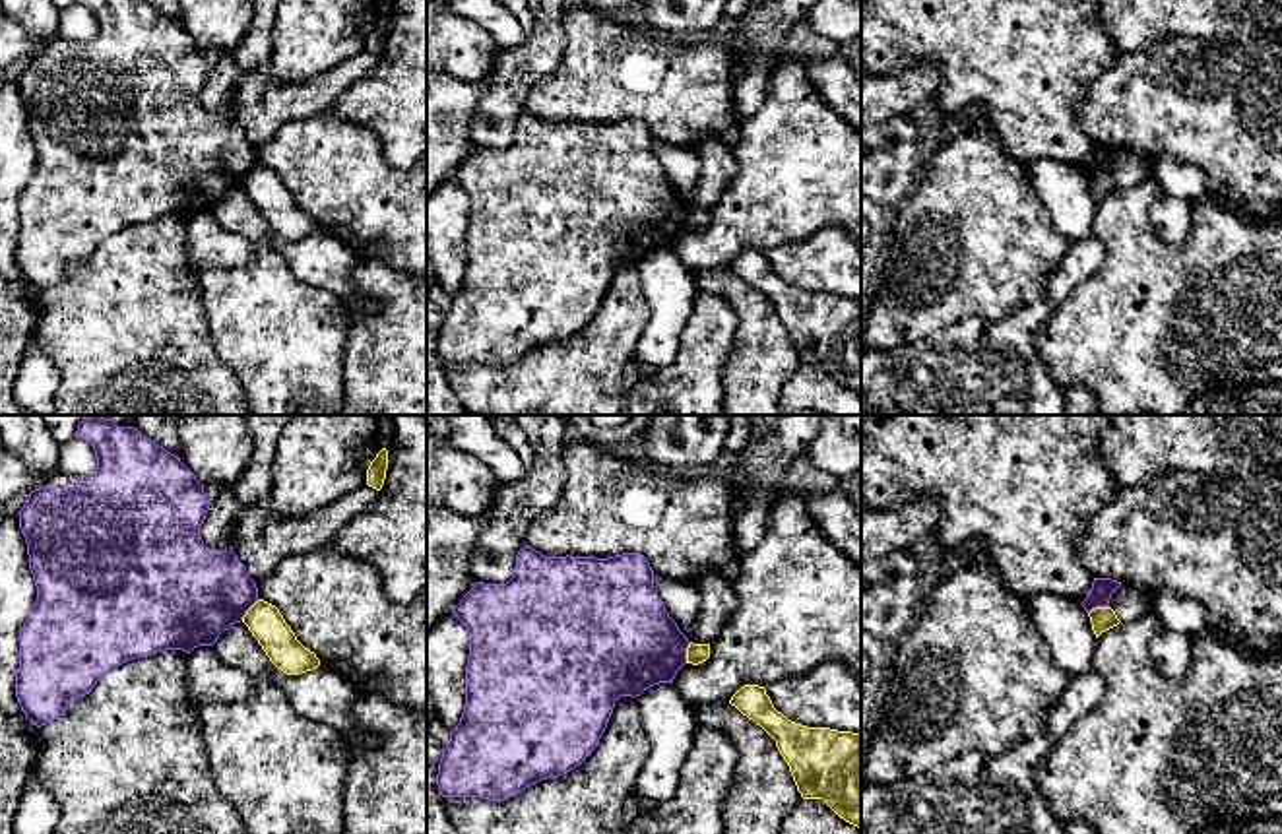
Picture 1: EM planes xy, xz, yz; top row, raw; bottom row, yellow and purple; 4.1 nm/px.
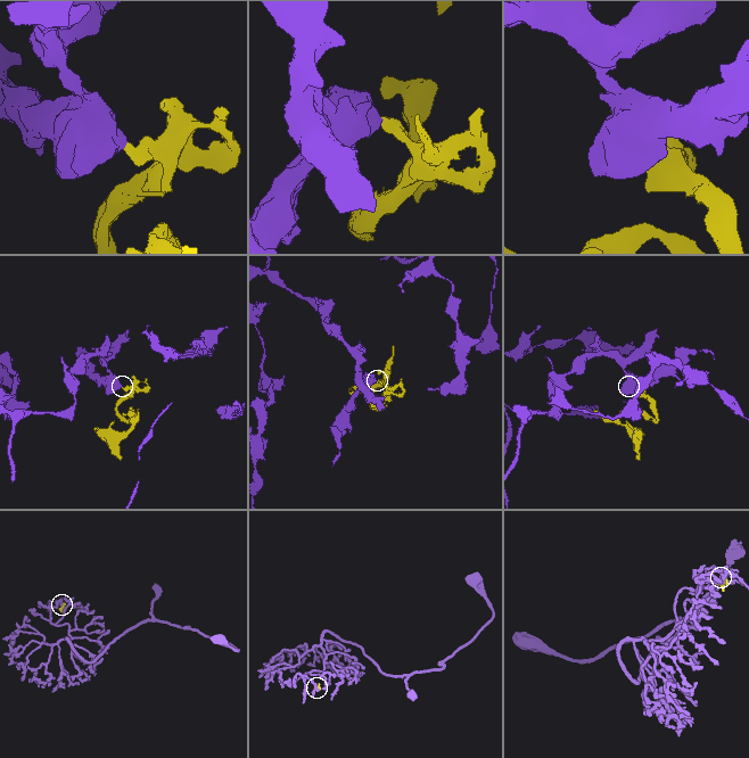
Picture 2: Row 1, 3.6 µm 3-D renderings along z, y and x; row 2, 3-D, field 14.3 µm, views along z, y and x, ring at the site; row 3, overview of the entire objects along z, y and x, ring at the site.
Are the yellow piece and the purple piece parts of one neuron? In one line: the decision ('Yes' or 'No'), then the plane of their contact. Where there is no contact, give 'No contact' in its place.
No. Touches yellow in xy

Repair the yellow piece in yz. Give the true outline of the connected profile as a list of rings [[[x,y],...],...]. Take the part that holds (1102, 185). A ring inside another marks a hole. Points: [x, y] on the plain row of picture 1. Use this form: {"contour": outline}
{"contour": [[[1096,173],[1088,182],[1096,204],[1121,188],[1111,173]]]}

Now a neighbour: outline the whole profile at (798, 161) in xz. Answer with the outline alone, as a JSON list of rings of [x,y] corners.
[[[791,47],[770,76],[766,103],[739,124],[731,153],[737,173],[710,209],[710,223],[698,231],[685,229],[673,244],[689,270],[729,270],[745,250],[766,254],[826,227],[844,227],[861,244],[861,134],[817,93],[803,56]]]

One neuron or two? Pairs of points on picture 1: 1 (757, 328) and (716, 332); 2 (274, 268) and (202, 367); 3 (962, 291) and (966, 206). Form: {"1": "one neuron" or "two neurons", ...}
{"1": "two neurons", "2": "two neurons", "3": "one neuron"}

